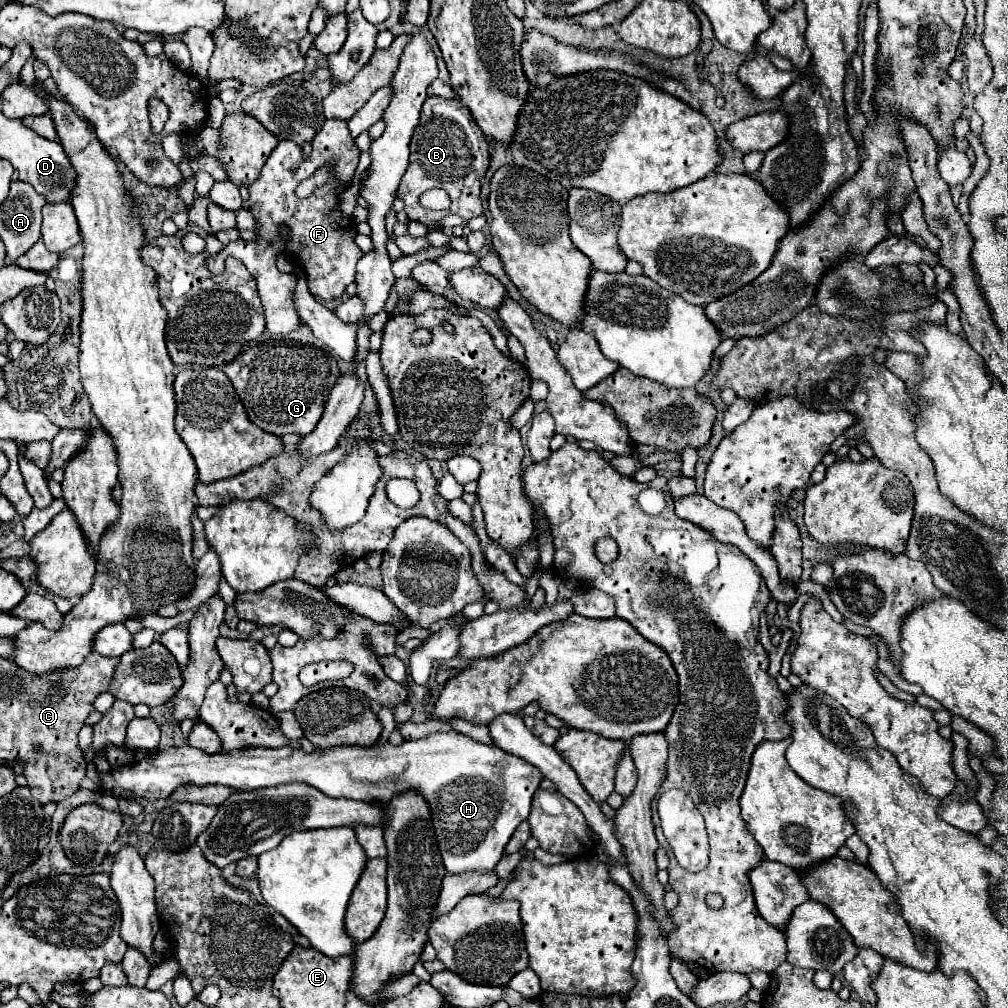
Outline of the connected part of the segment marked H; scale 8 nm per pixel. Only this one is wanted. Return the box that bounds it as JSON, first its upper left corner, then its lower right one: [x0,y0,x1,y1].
[99,731,543,873]

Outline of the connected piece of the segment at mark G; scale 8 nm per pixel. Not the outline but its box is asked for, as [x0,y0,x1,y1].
[223,339,339,437]

